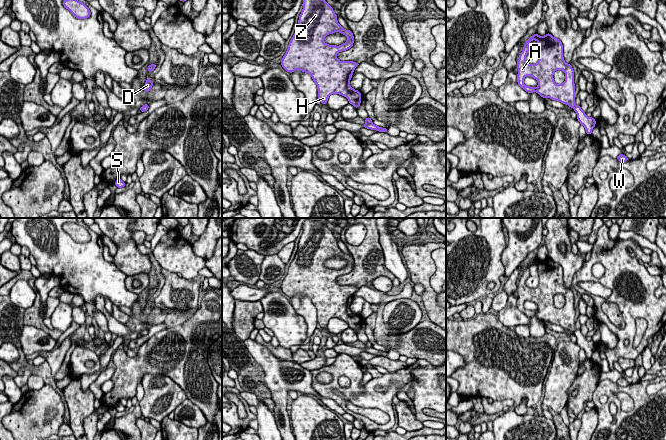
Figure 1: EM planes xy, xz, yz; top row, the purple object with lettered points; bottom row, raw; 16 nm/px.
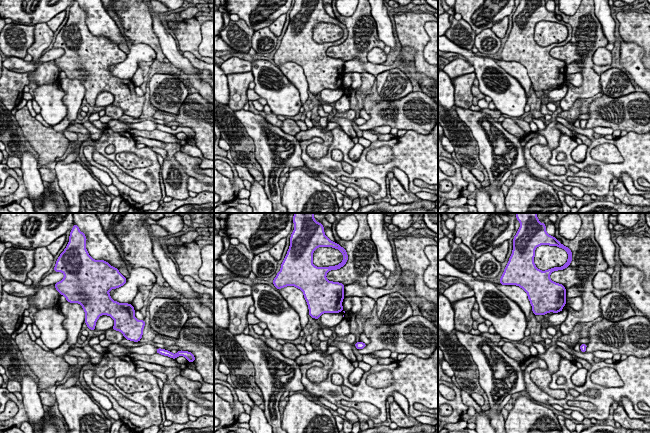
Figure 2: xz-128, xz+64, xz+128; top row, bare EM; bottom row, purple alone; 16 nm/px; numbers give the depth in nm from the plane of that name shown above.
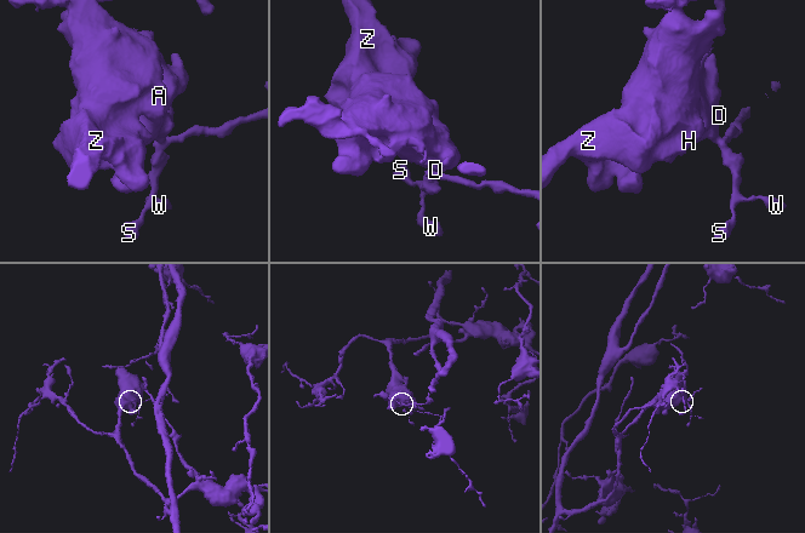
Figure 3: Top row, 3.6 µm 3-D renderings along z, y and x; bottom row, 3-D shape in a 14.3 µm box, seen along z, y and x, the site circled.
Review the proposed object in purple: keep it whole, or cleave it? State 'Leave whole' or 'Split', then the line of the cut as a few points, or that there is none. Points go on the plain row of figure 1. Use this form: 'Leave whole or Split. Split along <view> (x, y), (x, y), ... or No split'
Split. Split along yz (575, 330), (573, 332)

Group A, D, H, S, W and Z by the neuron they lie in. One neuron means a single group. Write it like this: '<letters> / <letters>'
A D H Z / S W

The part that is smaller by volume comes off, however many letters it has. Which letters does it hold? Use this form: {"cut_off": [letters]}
{"cut_off": ["S", "W"]}

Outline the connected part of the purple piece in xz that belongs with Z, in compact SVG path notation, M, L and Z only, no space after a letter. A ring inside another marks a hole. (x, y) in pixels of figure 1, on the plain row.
M306 218L302 230L298 251L280 288L289 297L293 297L296 294L309 297L317 309L318 324L323 329L327 328L331 318L339 318L346 321L349 328L352 328L357 333L361 328L362 318L350 310L350 304L353 295L359 288L354 285L340 285L337 283L339 276L346 275L353 270L354 259L352 255L344 253L338 247L337 238L334 237L333 232L324 223ZM335 256L346 259L347 265L339 270L326 268L324 266L325 261Z

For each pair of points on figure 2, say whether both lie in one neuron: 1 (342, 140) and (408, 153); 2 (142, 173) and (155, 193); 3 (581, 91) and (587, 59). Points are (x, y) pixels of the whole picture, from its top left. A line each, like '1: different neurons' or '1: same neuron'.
1: same neuron
2: same neuron
3: same neuron

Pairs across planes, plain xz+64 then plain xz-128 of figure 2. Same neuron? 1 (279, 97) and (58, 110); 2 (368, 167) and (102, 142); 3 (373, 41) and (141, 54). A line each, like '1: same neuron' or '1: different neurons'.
1: same neuron
2: same neuron
3: different neurons

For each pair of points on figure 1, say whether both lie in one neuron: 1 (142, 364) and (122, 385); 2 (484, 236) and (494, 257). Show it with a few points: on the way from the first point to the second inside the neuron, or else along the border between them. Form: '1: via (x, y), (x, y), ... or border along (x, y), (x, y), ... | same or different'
1: via (137, 369), (126, 380) | same
2: via (488, 241), (491, 252) | same

